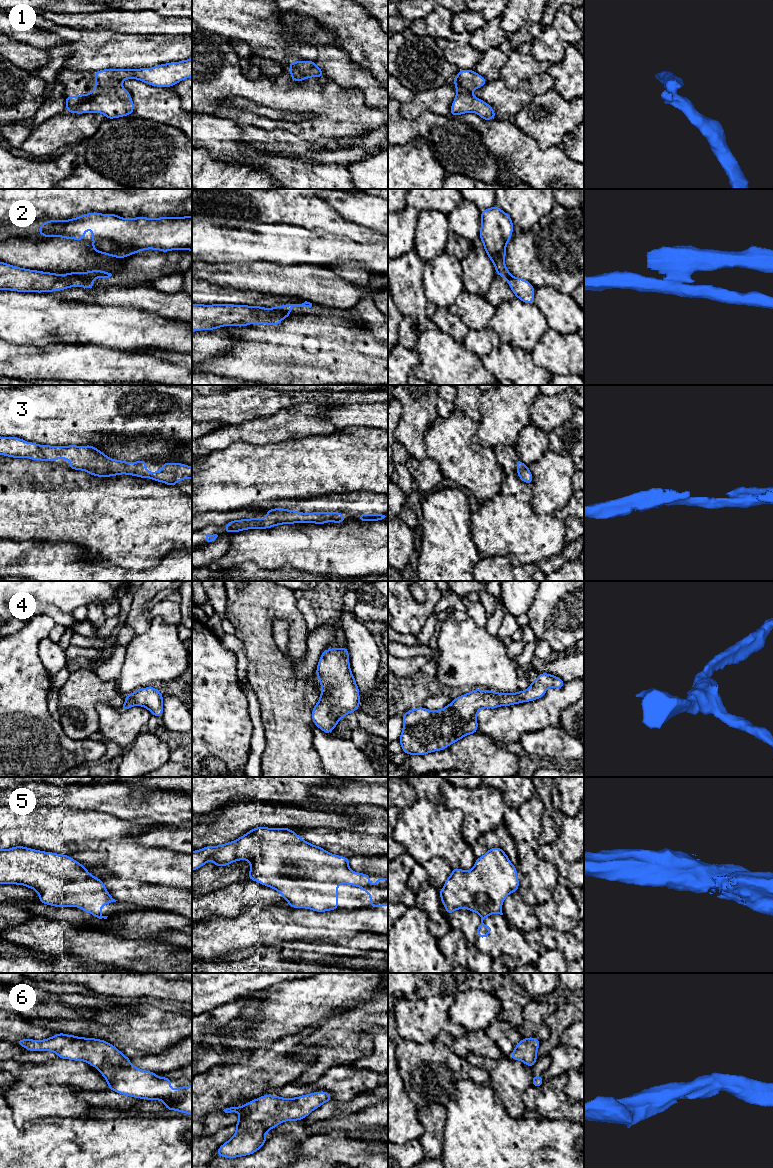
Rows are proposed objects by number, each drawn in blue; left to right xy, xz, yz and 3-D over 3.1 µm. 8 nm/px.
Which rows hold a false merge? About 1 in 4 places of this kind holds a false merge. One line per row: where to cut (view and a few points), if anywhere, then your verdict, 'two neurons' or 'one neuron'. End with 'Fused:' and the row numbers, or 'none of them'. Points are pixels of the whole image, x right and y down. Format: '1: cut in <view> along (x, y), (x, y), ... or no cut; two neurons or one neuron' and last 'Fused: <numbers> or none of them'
1: no cut; one neuron
2: cut in xy along (65, 274), (92, 282); two neurons
3: no cut; one neuron
4: no cut; one neuron
5: no cut; one neuron
6: no cut; one neuron
Fused: 2

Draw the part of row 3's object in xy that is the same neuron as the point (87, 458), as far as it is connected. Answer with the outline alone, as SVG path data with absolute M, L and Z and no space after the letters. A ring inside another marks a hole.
M0 436L0 455L12 458L29 458L31 460L40 460L52 462L57 459L65 459L70 462L70 469L86 471L89 474L97 477L111 477L121 474L137 476L140 478L149 478L154 481L162 482L172 487L183 479L192 479L192 467L182 463L162 463L162 470L148 472L146 470L147 461L141 460L137 462L125 462L121 460L111 459L102 451L92 445L86 446L50 446L39 445L33 442L26 442L18 437L1 437Z

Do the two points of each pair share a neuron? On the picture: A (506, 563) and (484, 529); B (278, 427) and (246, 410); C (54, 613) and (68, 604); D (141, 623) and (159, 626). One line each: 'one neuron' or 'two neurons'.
A: two neurons
B: two neurons
C: two neurons
D: two neurons

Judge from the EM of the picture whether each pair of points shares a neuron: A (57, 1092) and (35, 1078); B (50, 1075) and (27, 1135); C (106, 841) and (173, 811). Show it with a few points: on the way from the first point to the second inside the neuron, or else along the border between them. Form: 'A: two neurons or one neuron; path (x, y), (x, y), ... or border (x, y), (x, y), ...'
A: one neuron; path (52, 1089), (46, 1089), (40, 1083)
B: two neurons; border (11, 1111), (13, 1121), (18, 1126), (33, 1120)
C: two neurons; border (111, 815), (128, 819), (129, 831), (147, 845)

